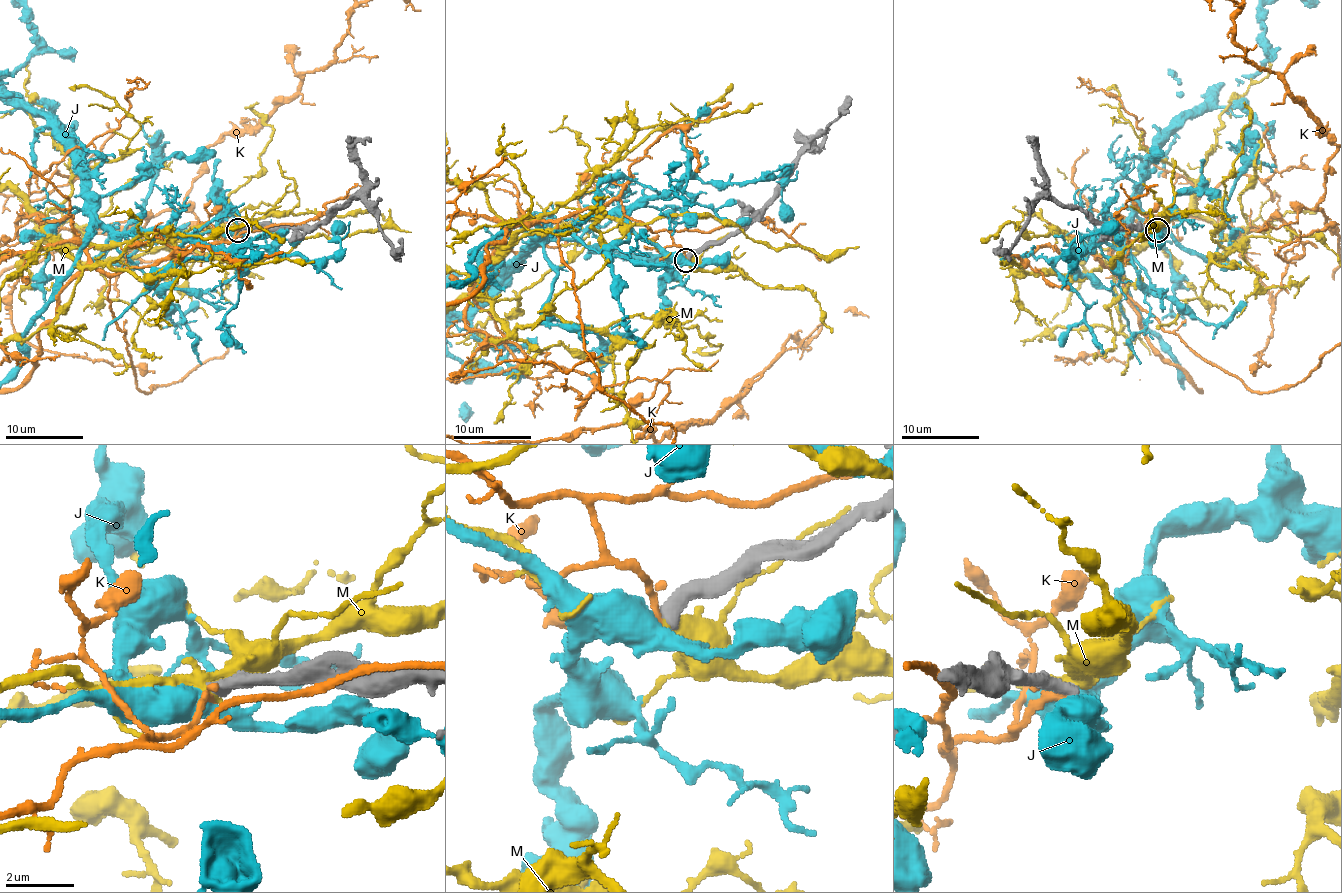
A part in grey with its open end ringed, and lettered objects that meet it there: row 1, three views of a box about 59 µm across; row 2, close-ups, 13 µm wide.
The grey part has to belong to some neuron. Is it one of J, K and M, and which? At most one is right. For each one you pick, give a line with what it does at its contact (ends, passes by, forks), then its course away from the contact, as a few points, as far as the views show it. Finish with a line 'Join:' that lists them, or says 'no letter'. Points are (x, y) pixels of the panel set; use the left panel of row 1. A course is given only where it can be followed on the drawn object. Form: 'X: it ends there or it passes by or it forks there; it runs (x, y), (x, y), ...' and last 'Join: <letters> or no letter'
Join: no letter

